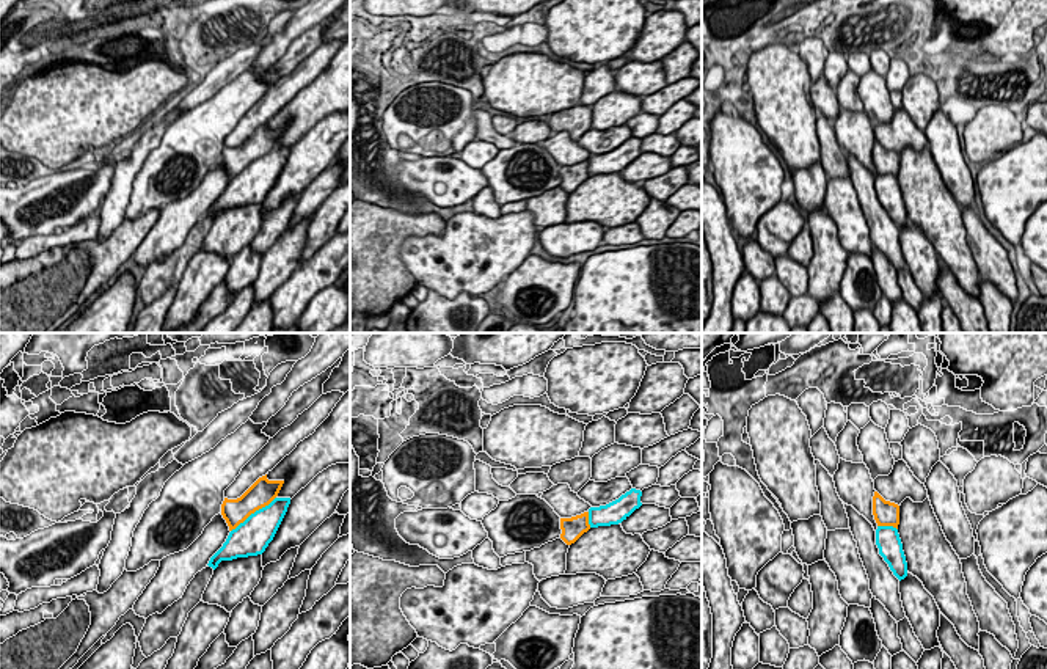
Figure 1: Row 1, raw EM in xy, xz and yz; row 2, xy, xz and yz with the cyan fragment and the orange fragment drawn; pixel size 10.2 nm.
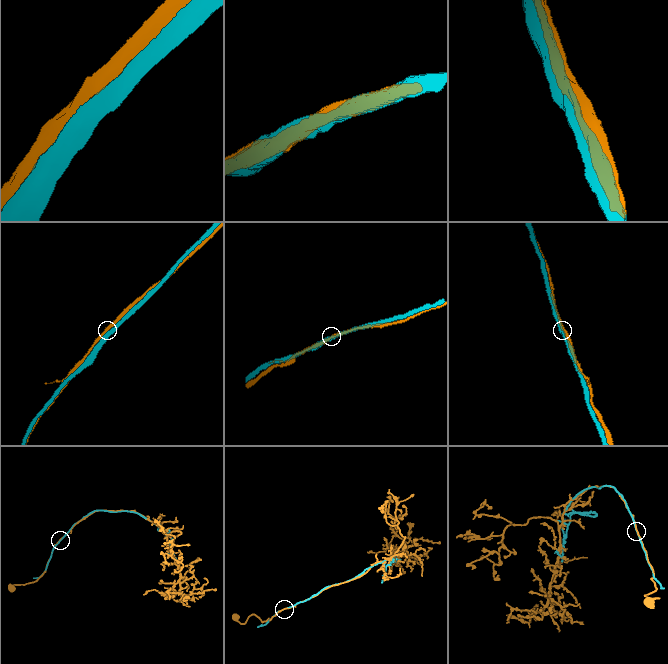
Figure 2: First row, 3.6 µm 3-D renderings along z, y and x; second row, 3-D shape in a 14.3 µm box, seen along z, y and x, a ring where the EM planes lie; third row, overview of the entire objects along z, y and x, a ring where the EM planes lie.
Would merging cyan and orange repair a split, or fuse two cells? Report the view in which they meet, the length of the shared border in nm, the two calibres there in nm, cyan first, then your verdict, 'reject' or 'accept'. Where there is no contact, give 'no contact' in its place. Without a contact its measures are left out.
xy | 600 nm | 360/280 nm | reject

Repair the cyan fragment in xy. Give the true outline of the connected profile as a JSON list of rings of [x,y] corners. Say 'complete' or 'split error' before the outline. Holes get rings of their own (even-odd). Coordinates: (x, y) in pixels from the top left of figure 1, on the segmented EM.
complete; [[[275,498],[268,506],[251,514],[229,532],[207,565],[215,570],[221,561],[262,554],[273,540],[289,504],[290,498]]]

